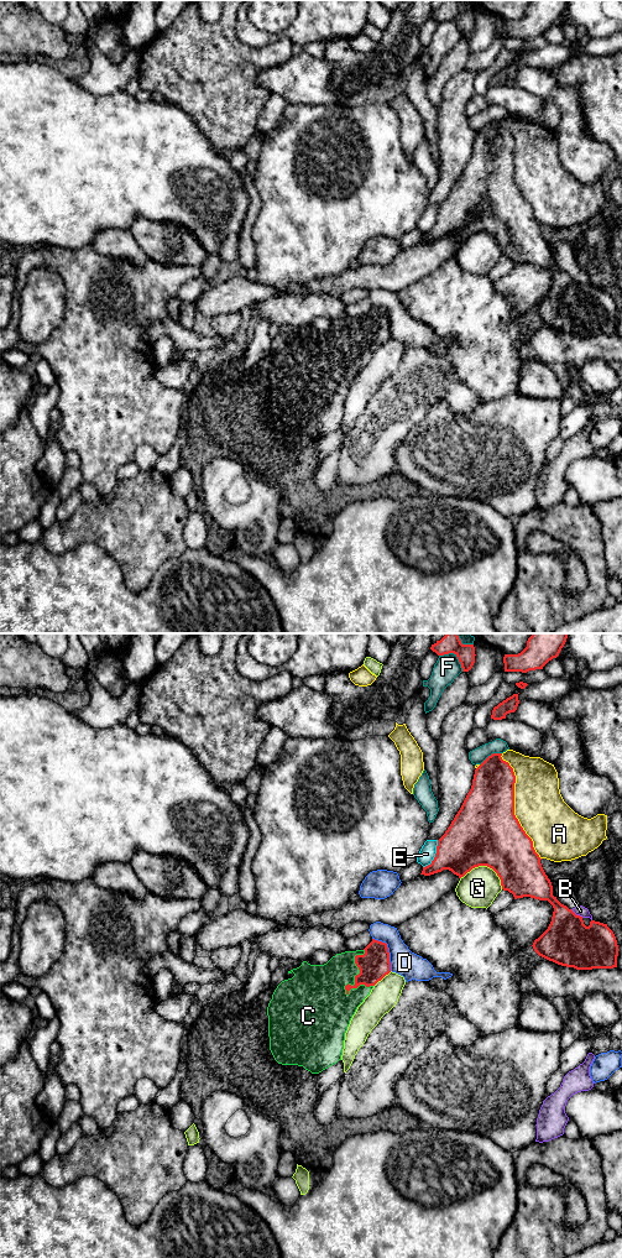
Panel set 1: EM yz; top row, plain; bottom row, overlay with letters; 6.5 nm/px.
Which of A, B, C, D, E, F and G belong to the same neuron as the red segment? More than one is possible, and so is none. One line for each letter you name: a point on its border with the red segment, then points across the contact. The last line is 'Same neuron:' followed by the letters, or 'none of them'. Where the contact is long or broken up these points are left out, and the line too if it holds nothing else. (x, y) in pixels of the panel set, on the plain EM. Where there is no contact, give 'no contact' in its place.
C: meets red in yz at (359, 335)
Same neuron: C

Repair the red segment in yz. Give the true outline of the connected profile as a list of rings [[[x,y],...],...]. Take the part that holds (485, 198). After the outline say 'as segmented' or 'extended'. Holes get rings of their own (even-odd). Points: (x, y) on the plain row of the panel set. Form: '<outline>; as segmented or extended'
[[[492,120],[475,136],[470,158],[450,193],[438,207],[434,226],[423,234],[420,241],[430,242],[449,236],[461,245],[475,234],[487,233],[500,244],[502,256],[512,260],[514,266],[530,263],[548,267],[553,272],[548,296],[532,312],[539,323],[576,336],[617,334],[618,312],[607,291],[591,287],[586,293],[582,283],[553,262],[553,252],[542,234],[542,225],[514,182],[516,142],[501,122],[502,120]]]; as segmented

